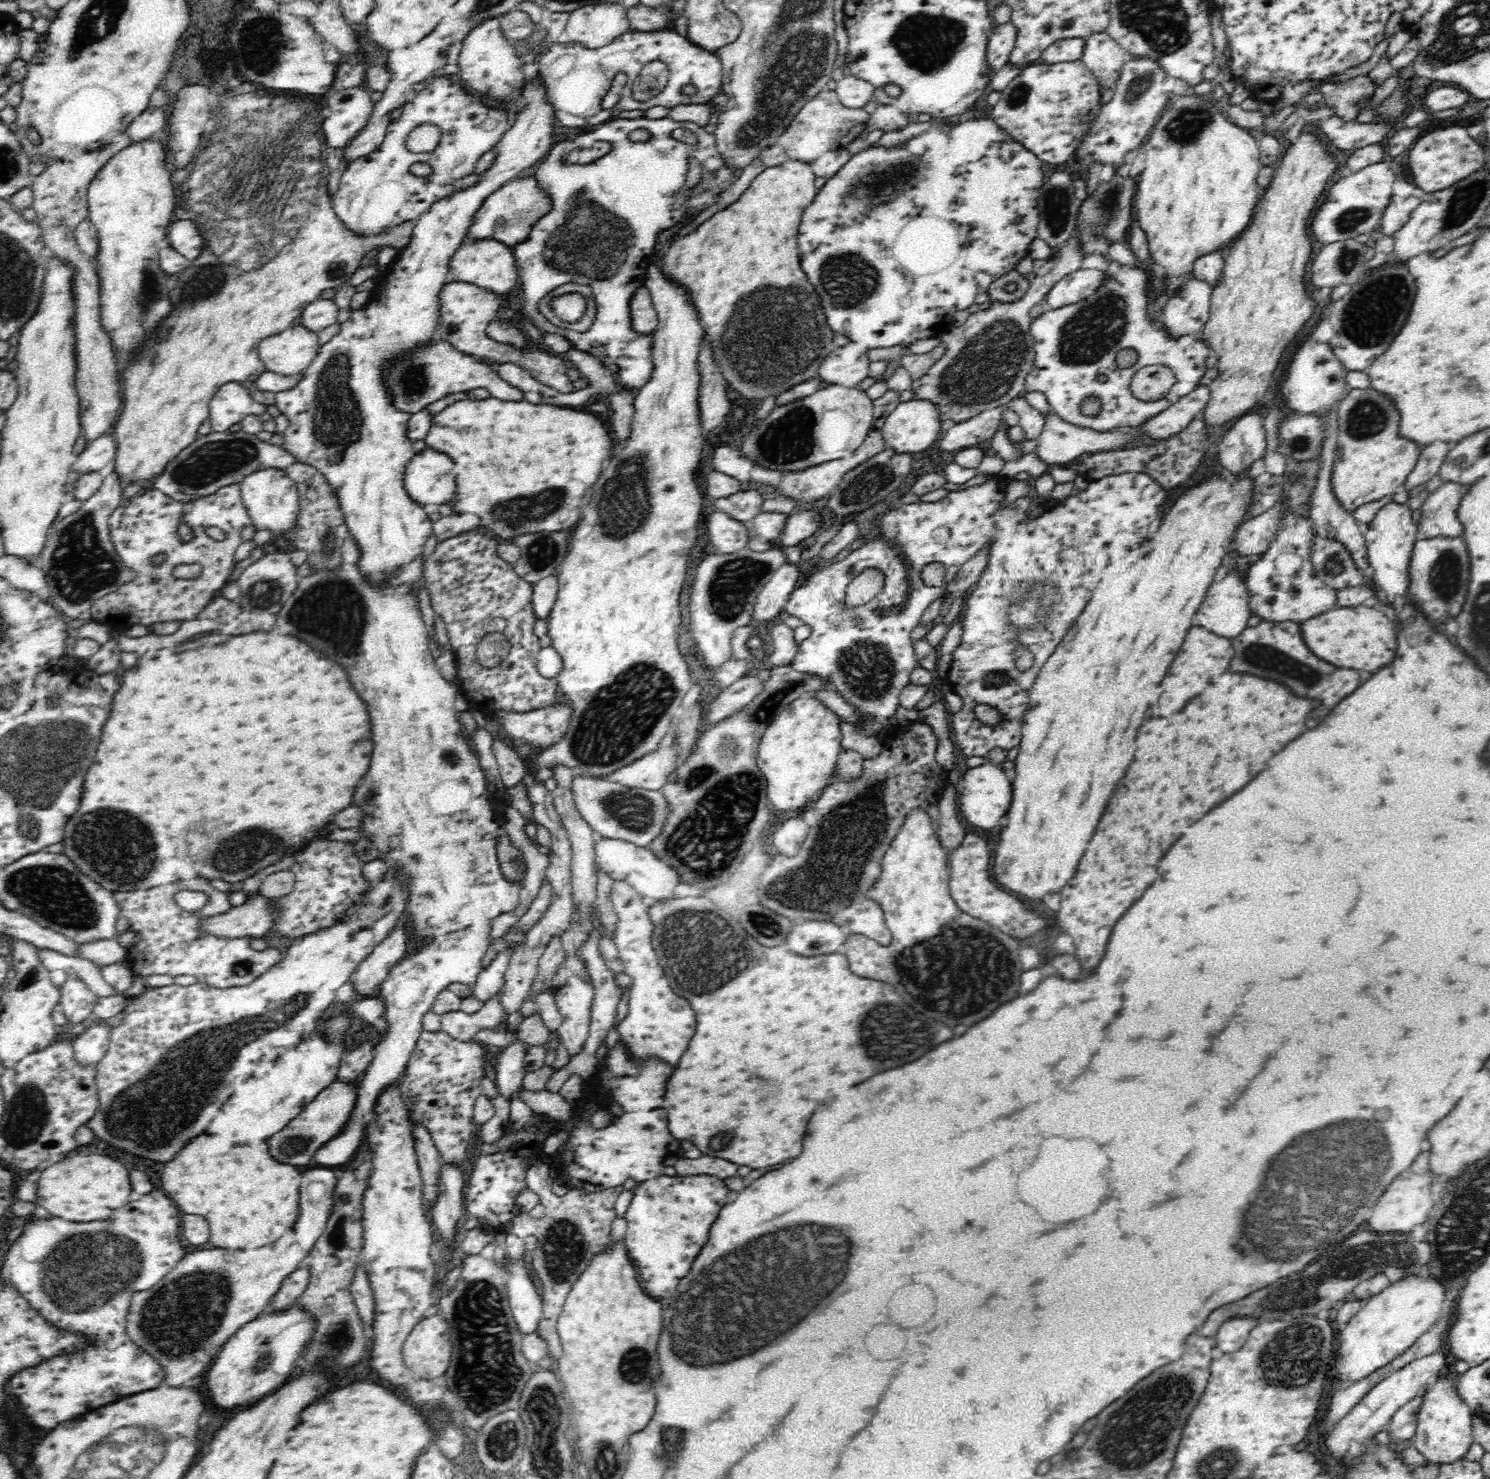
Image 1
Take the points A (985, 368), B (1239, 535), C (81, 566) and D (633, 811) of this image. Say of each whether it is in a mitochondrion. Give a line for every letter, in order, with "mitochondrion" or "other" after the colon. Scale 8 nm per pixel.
A: mitochondrion
B: other
C: mitochondrion
D: mitochondrion

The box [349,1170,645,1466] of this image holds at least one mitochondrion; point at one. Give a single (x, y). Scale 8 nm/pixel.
(480, 1323)

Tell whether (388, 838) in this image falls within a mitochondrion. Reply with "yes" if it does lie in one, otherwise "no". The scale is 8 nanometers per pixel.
yes

